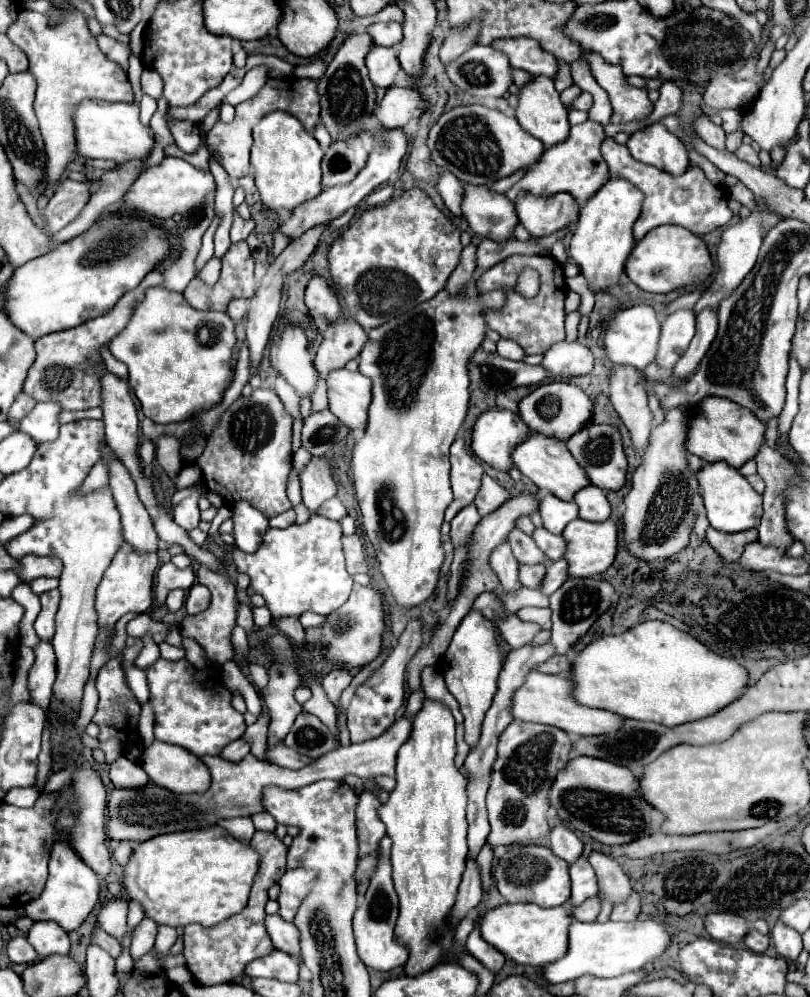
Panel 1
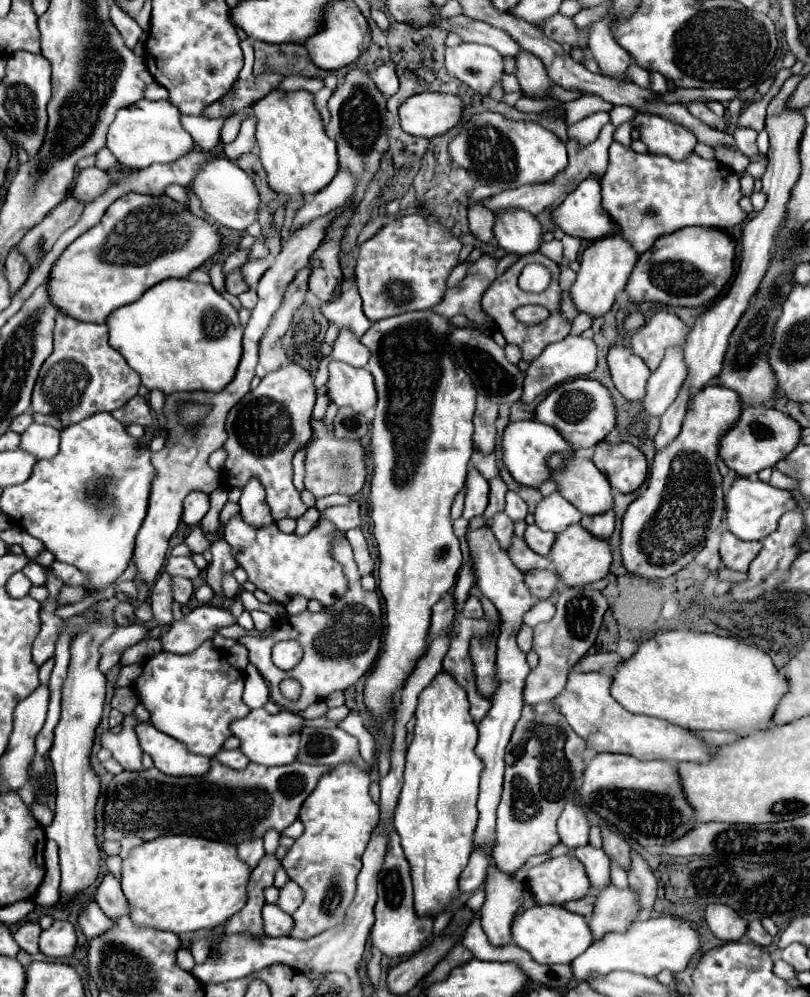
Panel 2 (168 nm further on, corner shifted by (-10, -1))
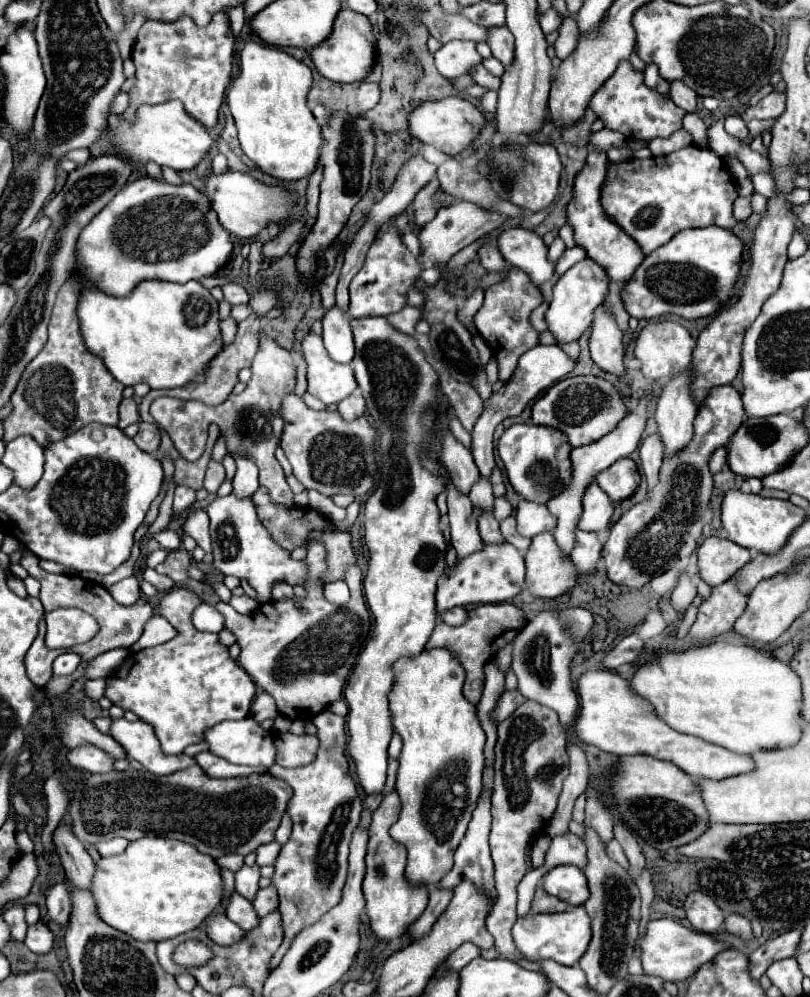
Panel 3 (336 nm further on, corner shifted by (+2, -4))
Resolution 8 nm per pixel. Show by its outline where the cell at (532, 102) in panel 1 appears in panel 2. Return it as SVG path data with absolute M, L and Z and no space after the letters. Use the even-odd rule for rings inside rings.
M520 51L520 57L516 57L514 61L516 61L516 79L522 91L526 91L530 97L546 95L546 91L554 83L548 79L544 63L530 51Z

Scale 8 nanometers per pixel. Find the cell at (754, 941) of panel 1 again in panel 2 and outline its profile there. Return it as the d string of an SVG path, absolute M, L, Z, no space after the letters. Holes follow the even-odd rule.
M754 919L754 921L748 923L748 931L746 931L746 935L748 935L750 941L754 941L756 945L762 945L762 947L766 947L766 945L772 943L772 937L768 935L768 931L762 927L762 923L760 923L758 919Z

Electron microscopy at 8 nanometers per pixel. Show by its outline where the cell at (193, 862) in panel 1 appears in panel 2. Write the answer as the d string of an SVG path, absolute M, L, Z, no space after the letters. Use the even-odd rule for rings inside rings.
M168 835L144 841L122 861L122 891L130 905L130 919L140 927L172 931L176 935L214 929L246 903L250 867L236 855L236 845L216 843L192 835Z

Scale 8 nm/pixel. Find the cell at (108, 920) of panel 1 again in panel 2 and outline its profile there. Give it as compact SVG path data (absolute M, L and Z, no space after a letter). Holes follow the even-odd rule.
M110 871L104 875L102 883L96 887L94 899L110 919L128 915L128 901L120 889L120 881Z

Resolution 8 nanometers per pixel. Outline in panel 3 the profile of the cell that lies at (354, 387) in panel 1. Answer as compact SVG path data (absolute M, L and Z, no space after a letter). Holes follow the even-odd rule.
M308 334L302 340L302 354L308 362L308 392L326 406L338 404L354 394L356 380L352 366L330 360L322 336Z

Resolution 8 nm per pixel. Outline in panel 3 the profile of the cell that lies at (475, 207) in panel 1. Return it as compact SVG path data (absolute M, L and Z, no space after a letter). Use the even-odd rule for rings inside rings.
M524 228L502 230L498 234L498 250L510 266L516 266L530 274L530 278L536 280L540 288L548 286L544 298L550 300L550 288L554 286L558 276L554 276L554 264L550 264L546 258L548 248L536 232Z

